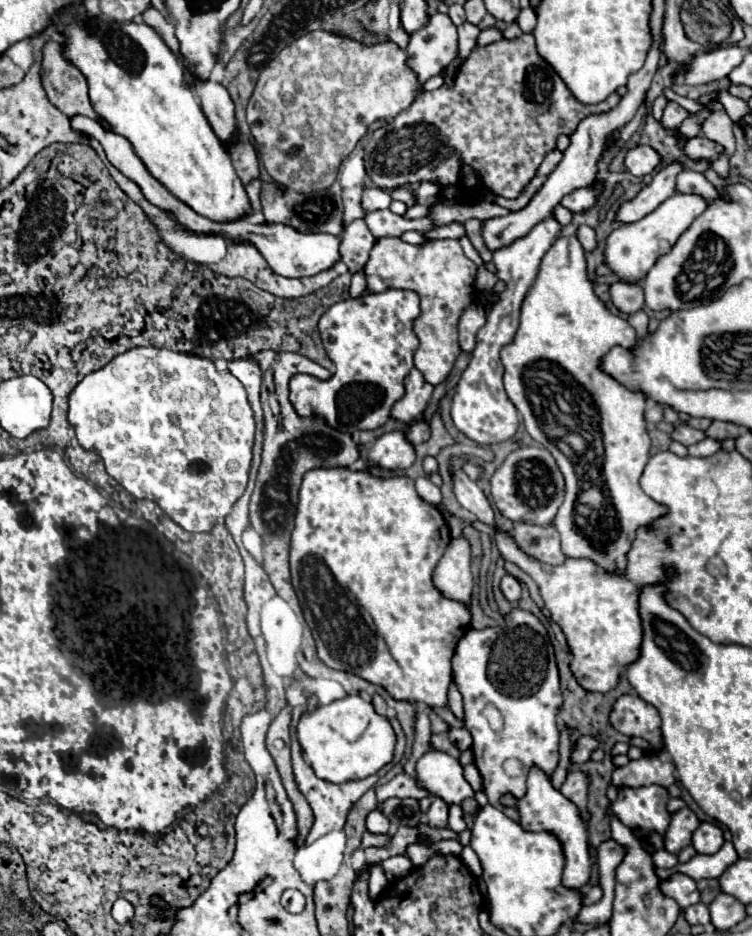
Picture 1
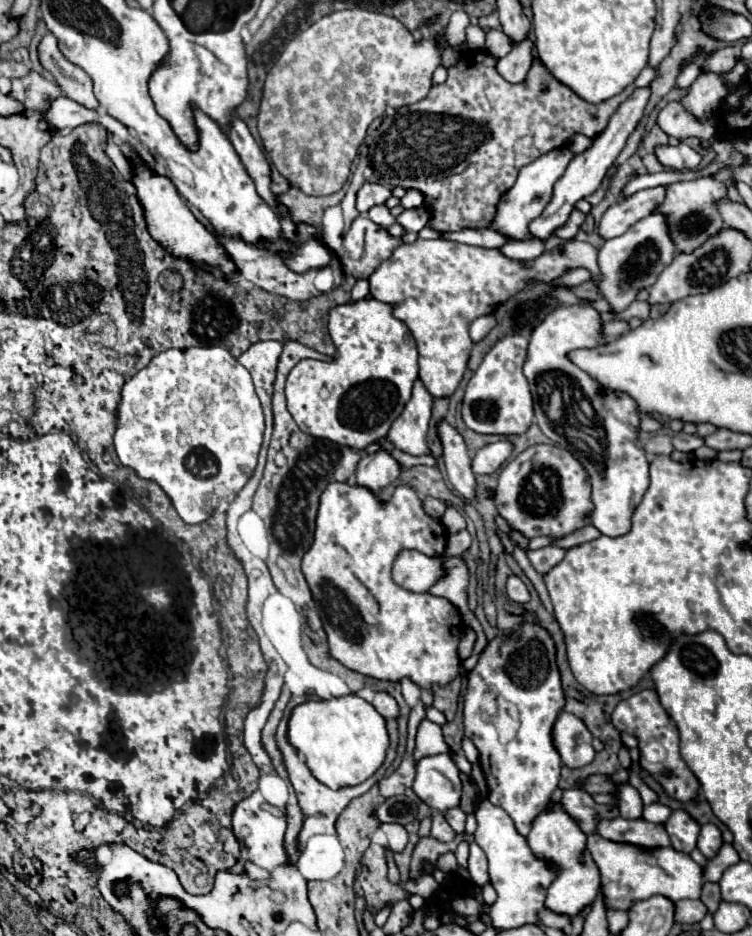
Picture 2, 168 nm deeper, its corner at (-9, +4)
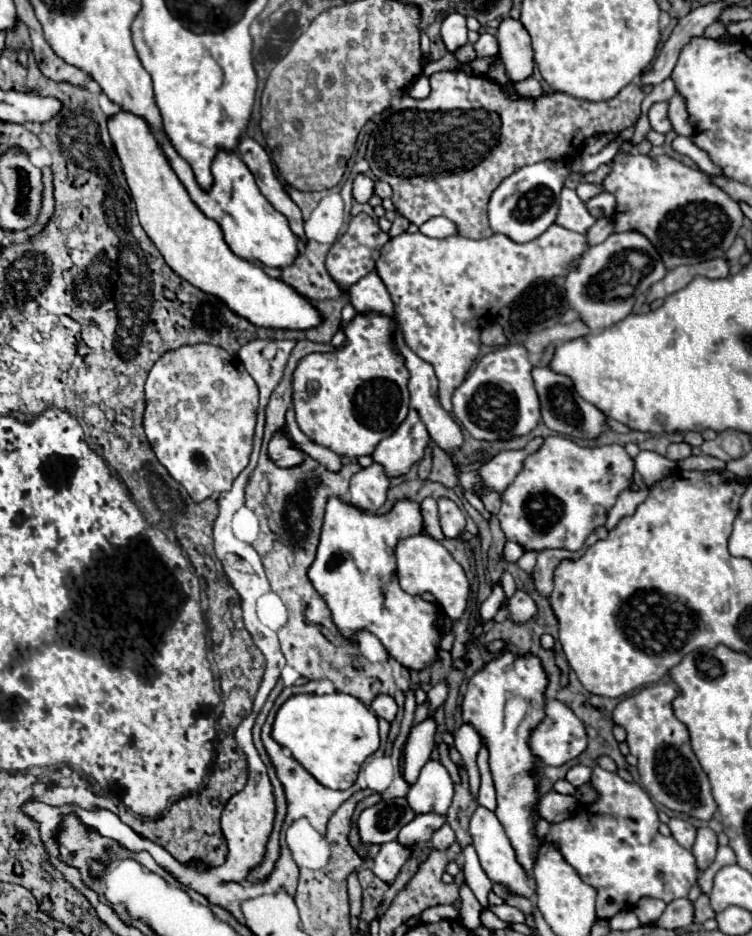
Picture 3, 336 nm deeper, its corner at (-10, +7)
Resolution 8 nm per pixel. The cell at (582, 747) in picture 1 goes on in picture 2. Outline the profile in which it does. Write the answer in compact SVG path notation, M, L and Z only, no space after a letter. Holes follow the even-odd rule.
M561 712L559 720L555 722L555 728L551 730L555 740L555 750L559 752L563 766L567 768L587 766L595 756L595 750L591 746L593 736L579 718L569 718L563 724L563 716L569 716L569 714Z

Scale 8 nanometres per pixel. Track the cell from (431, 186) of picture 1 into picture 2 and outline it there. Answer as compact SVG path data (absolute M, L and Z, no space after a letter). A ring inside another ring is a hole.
M409 190L409 192L399 200L399 204L401 204L403 208L417 208L419 204L423 204L423 194L417 192L417 190Z

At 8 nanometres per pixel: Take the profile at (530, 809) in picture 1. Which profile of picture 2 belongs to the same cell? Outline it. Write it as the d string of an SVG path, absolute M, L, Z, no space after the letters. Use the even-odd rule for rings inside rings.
M555 804L551 812L541 812L533 828L527 836L529 848L539 856L539 860L547 860L547 864L557 868L557 878L551 882L545 908L549 908L555 914L563 916L577 916L585 906L593 904L597 892L599 892L599 870L591 856L585 852L585 834L577 826L577 822L563 810L561 804ZM583 860L583 862L581 862Z

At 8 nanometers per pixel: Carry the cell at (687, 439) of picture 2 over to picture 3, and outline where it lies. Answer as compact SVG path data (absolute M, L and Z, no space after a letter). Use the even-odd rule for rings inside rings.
M672 443L670 447L668 447L668 453L666 453L666 457L668 459L674 459L674 461L680 461L680 459L686 459L688 455L690 455L690 445L688 443Z

